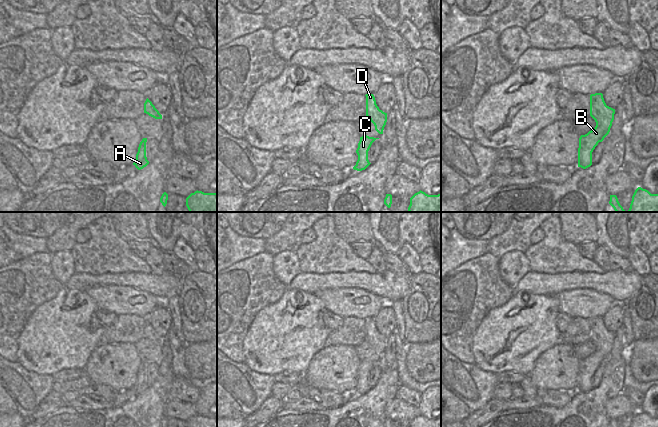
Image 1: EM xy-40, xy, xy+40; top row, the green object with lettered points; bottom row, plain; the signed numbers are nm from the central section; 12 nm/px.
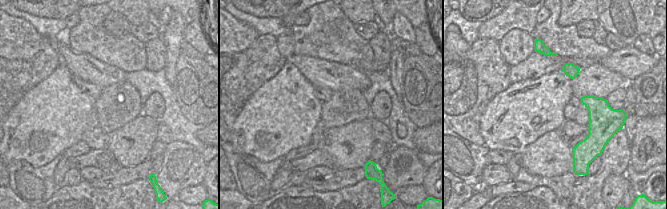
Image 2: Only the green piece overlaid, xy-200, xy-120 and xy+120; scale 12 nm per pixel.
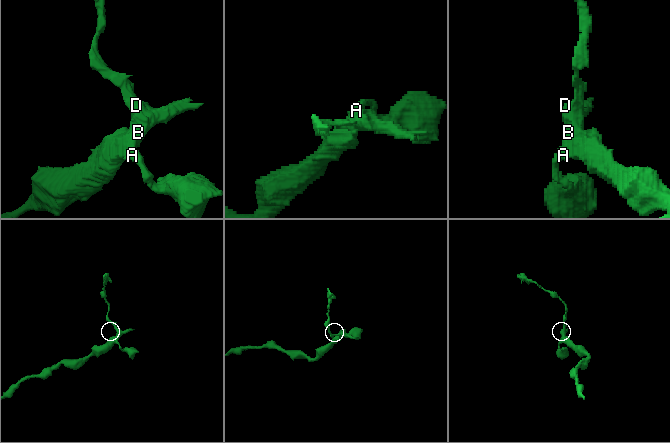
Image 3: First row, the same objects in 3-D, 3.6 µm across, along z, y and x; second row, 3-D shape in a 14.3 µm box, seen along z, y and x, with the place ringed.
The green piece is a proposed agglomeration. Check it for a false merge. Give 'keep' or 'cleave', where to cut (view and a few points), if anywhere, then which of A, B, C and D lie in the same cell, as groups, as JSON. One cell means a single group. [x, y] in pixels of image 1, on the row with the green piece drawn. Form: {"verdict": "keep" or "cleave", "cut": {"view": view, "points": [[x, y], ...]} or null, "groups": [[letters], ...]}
{"verdict": "keep", "cut": null, "groups": [["A", "B", "C", "D"]]}

